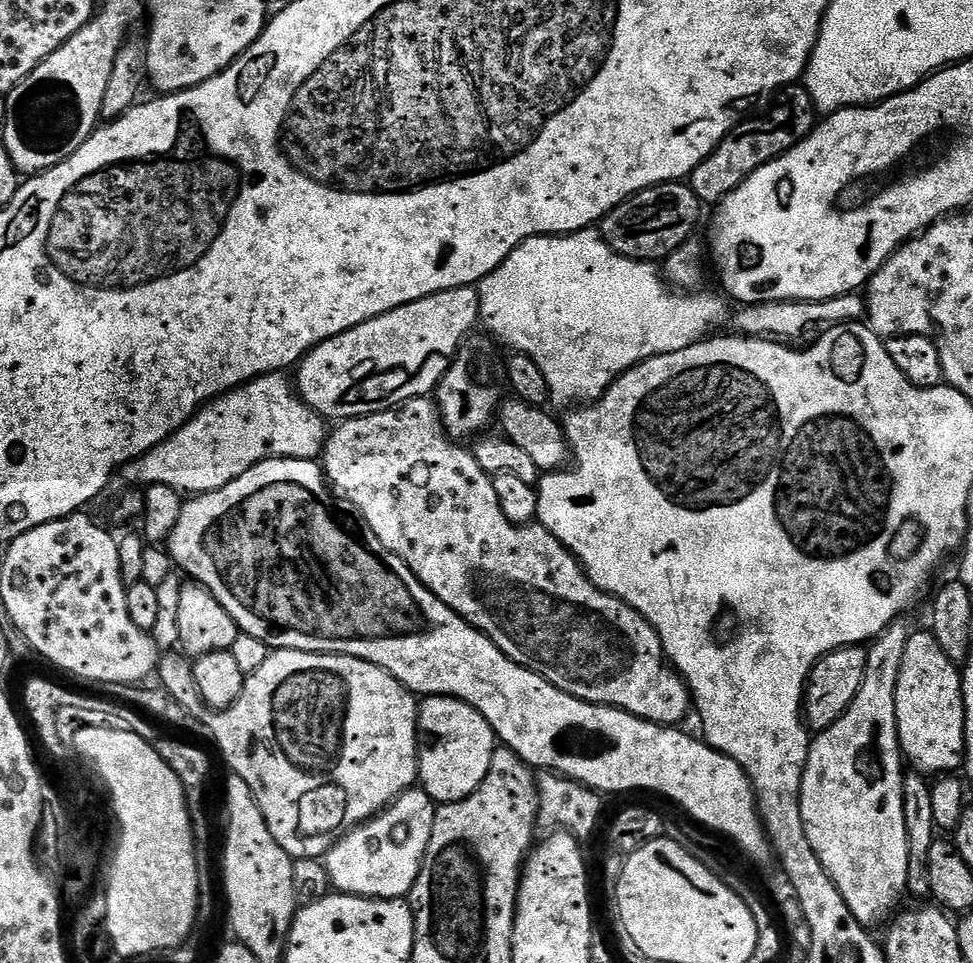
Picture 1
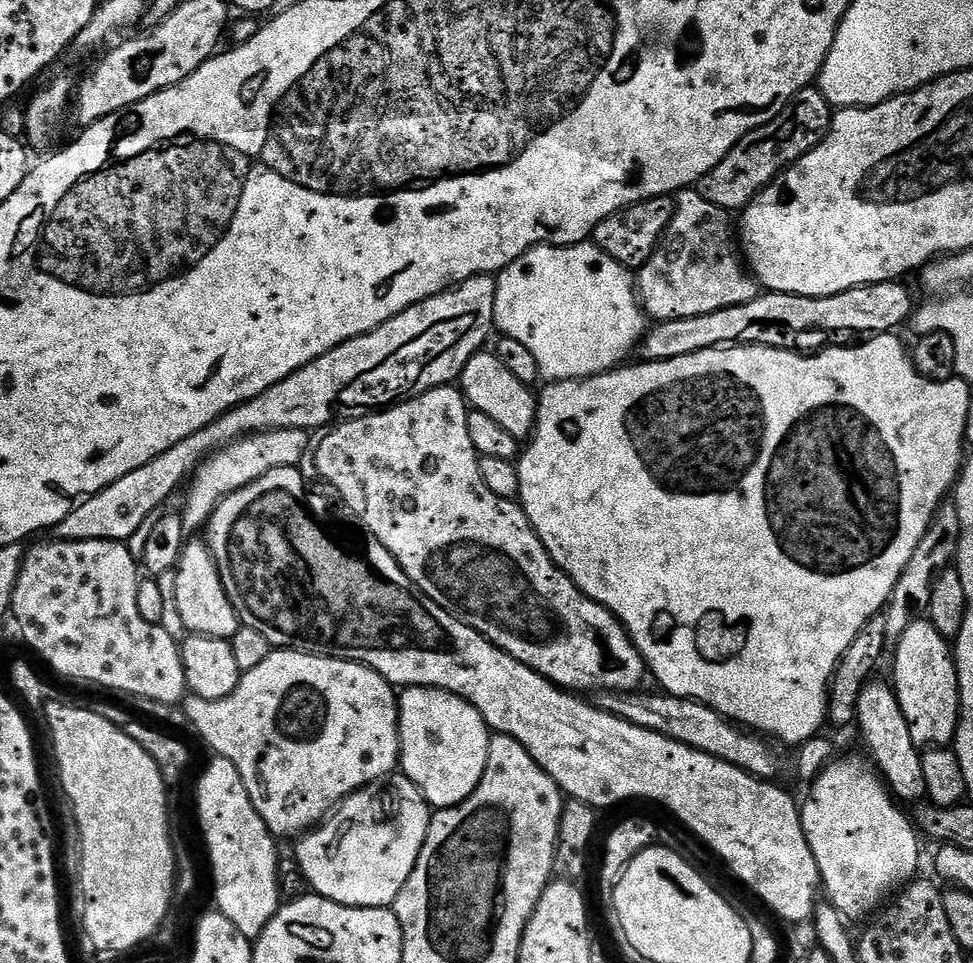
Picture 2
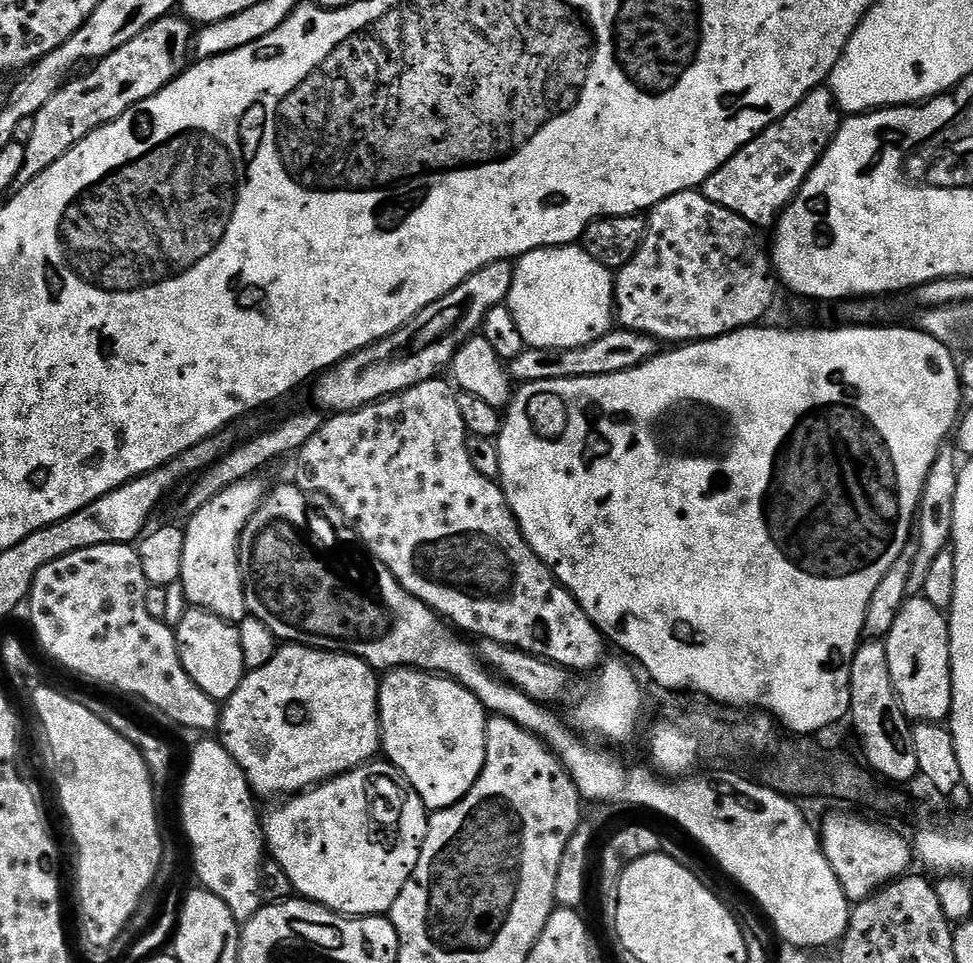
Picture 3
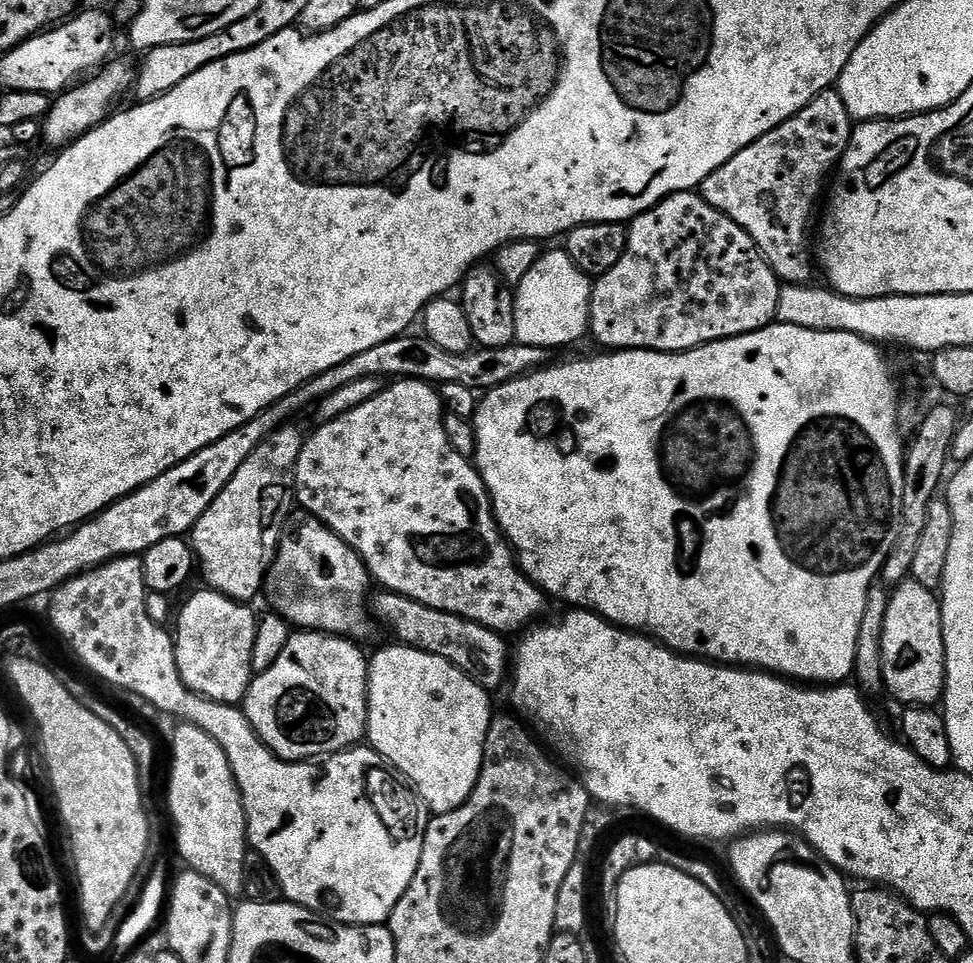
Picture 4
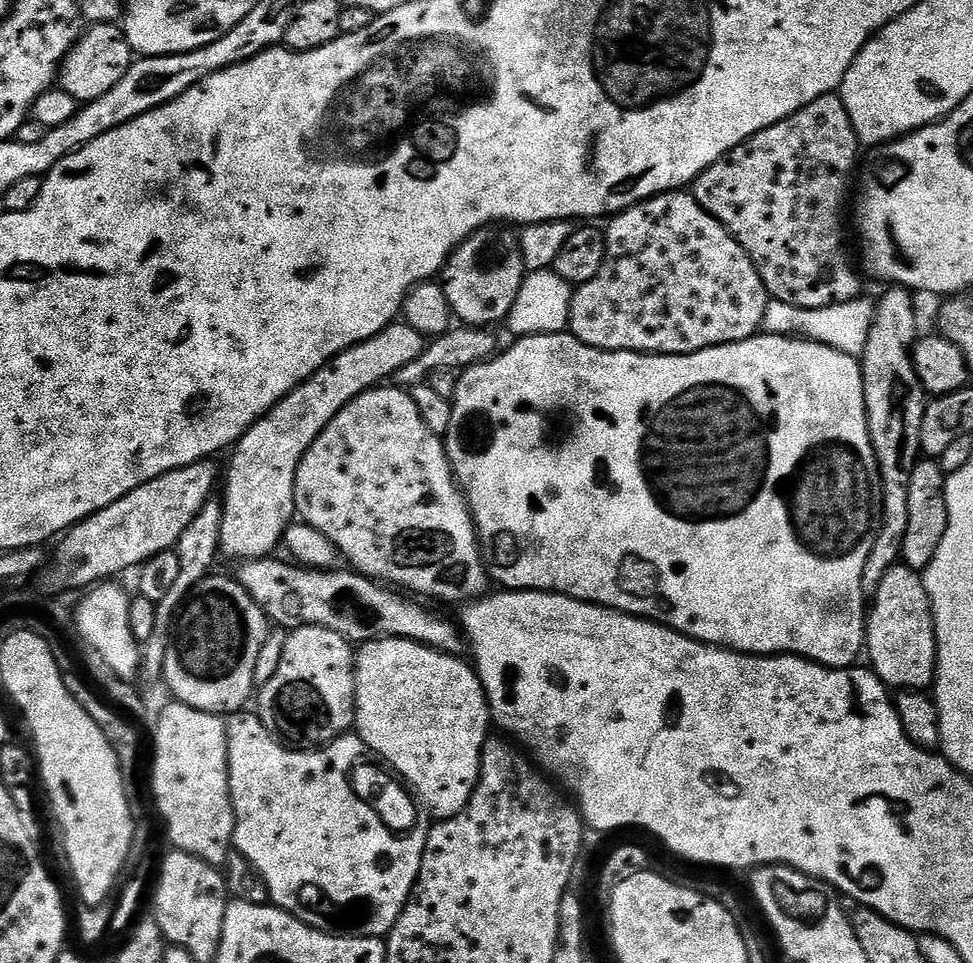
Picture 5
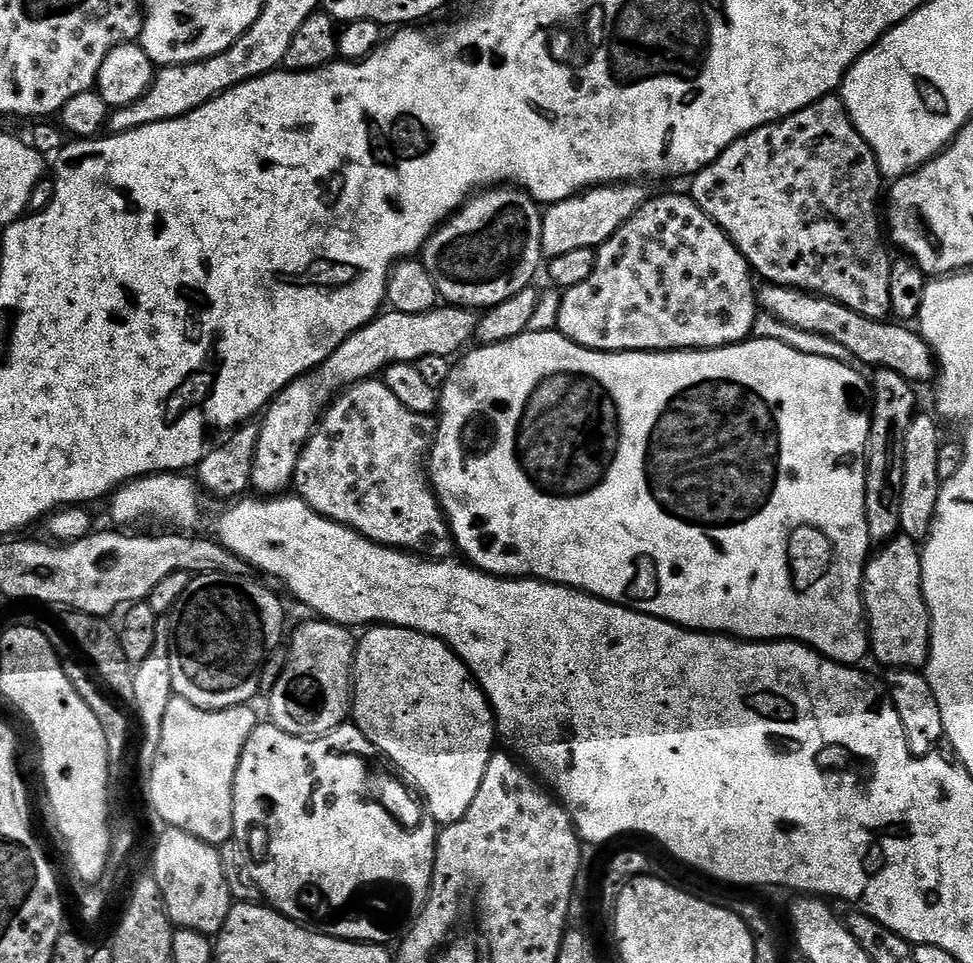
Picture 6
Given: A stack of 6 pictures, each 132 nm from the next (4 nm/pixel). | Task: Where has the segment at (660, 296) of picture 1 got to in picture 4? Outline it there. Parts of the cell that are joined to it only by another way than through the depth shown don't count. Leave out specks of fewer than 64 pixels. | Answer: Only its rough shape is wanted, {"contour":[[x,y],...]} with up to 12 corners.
{"contour":[[545,251],[515,285],[516,339],[557,350],[589,331],[593,281]]}

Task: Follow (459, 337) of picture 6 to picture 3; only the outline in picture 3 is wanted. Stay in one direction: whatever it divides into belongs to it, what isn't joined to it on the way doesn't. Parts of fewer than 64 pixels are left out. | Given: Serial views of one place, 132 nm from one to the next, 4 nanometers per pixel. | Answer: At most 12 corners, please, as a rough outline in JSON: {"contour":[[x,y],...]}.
{"contour":[[260,478],[210,498],[183,525],[191,607],[248,617],[240,535]]}

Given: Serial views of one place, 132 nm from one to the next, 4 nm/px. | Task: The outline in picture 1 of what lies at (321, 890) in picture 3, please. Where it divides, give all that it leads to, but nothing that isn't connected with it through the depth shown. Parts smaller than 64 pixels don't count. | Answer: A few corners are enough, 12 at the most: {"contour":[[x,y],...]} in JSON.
{"contour":[[409,790],[341,836],[333,889],[407,897],[437,807]]}

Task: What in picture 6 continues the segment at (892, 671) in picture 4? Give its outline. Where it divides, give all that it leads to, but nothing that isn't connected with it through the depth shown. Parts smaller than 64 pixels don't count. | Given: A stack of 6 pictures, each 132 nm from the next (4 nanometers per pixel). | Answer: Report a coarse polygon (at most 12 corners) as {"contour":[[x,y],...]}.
{"contour":[[898,535],[864,570],[870,652],[923,669],[922,552]]}

